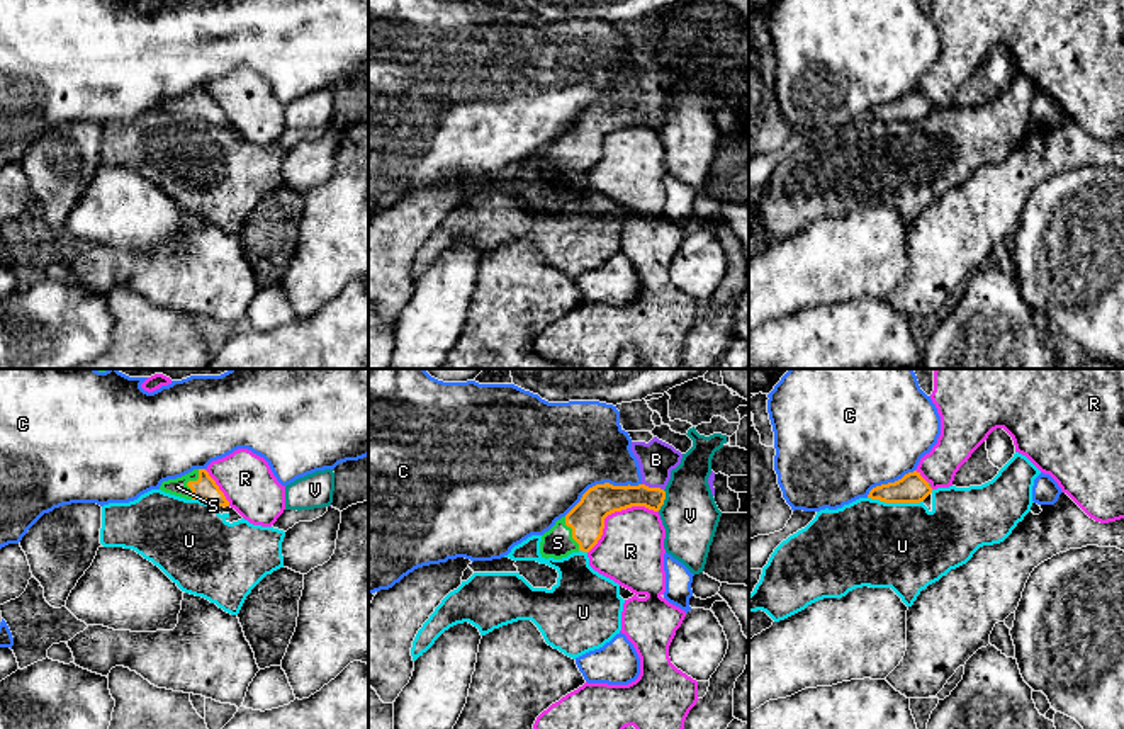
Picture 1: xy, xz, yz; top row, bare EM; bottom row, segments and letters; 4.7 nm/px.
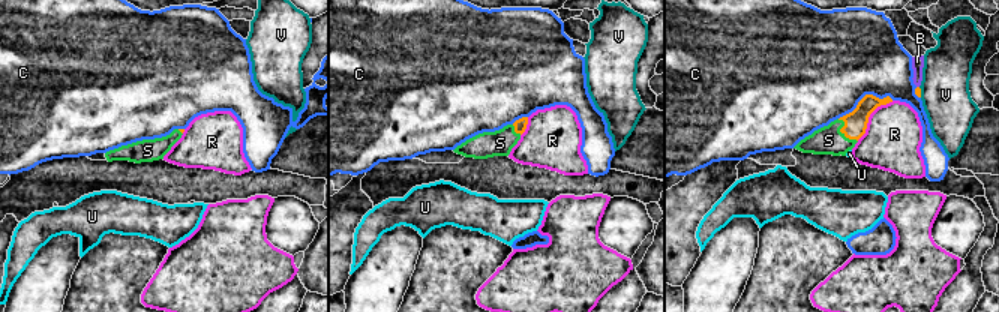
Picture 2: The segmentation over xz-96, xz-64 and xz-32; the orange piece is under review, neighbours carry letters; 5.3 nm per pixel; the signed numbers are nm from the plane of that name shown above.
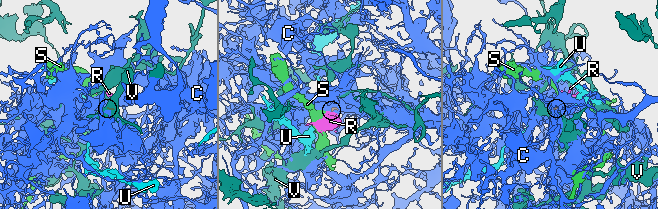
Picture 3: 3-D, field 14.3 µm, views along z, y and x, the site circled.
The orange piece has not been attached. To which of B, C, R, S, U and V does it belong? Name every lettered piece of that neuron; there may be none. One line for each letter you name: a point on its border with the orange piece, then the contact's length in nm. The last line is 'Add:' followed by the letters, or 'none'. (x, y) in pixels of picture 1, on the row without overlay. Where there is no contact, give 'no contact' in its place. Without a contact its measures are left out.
B: meets orange in xz at (652, 107); contact 110 nm long
S: meets orange in xy at (189, 101); contact 150 nm long
Add: B, S

